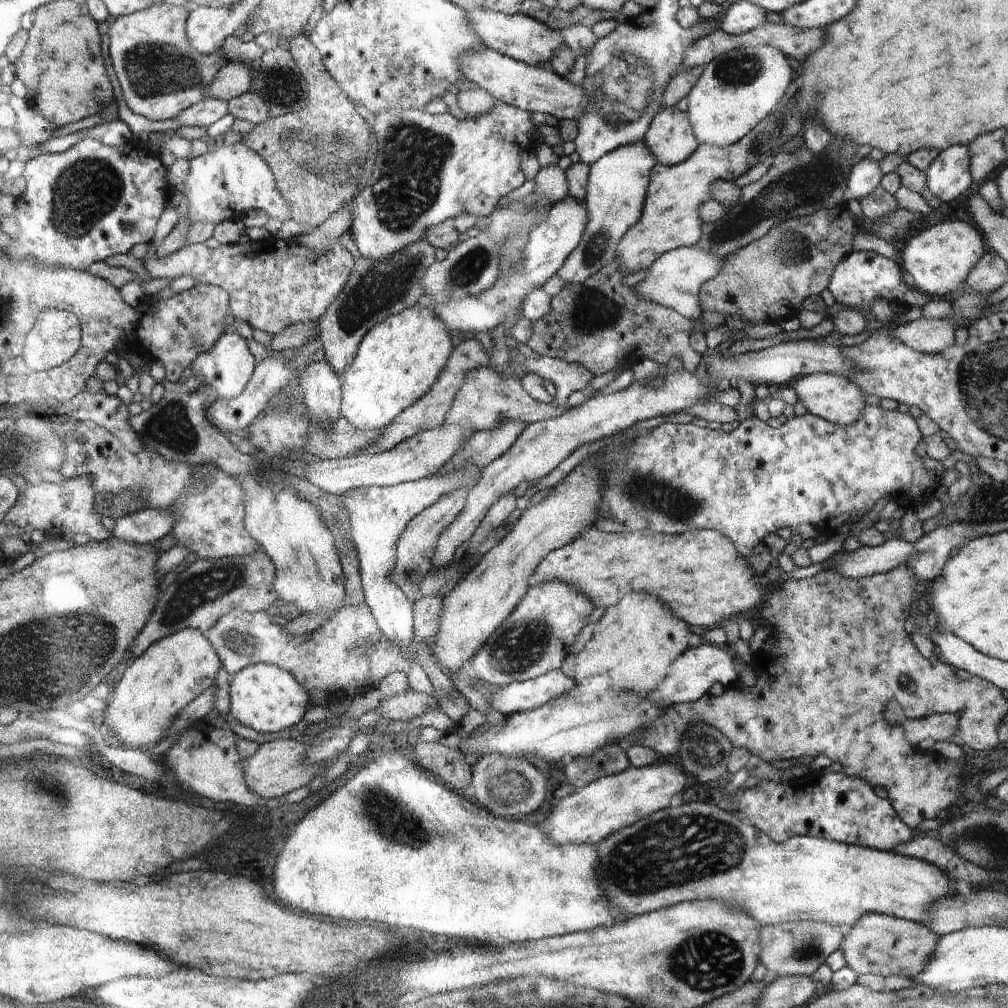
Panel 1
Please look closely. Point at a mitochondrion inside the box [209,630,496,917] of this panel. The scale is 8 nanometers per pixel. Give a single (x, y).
(388, 817)

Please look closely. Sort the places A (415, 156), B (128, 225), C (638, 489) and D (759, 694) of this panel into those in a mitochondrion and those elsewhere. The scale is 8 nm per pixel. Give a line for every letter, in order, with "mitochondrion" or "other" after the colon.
A: mitochondrion
B: mitochondrion
C: mitochondrion
D: other

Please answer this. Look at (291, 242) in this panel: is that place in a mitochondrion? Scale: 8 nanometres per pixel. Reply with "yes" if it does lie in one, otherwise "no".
no

